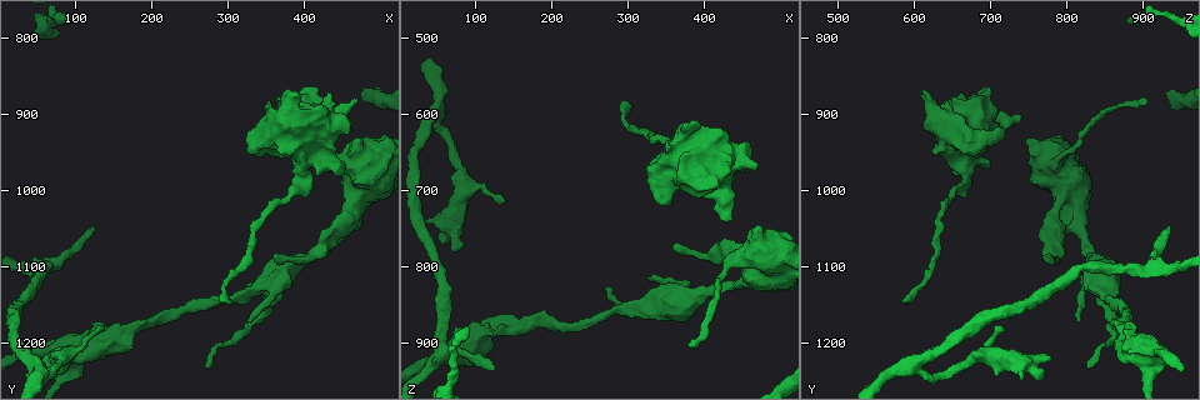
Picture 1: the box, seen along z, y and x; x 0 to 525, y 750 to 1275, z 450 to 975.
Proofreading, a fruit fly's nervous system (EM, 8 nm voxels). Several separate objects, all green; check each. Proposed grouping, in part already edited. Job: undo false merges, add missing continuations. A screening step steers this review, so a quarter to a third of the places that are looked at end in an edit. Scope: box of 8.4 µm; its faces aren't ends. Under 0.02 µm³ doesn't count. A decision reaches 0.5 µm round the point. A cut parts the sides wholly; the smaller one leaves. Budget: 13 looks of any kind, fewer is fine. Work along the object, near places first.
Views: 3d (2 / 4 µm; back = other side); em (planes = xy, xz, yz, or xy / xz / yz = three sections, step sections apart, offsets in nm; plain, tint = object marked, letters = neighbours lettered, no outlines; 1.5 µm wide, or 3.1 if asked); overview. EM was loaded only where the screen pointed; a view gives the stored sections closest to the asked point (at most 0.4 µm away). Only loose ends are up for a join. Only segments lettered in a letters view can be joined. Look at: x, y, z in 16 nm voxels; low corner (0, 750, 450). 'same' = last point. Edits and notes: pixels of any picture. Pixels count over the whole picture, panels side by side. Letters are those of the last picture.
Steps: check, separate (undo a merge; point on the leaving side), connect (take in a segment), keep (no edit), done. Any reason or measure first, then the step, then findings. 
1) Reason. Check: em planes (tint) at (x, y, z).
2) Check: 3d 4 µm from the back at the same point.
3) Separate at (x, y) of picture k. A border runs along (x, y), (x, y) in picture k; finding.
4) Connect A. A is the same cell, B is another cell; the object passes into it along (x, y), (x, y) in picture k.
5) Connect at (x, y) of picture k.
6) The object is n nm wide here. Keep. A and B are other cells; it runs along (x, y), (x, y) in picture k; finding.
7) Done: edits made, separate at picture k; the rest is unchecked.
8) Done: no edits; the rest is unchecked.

Branch stops here. Check: 3d 2 µm from the back at (435, 900, 740).

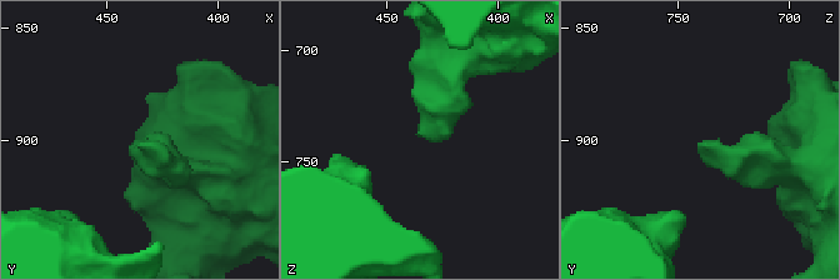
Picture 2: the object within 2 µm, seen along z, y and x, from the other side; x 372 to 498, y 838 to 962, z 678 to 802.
Need the tissue. Check: em planes (letters) at (431, 901, 739).

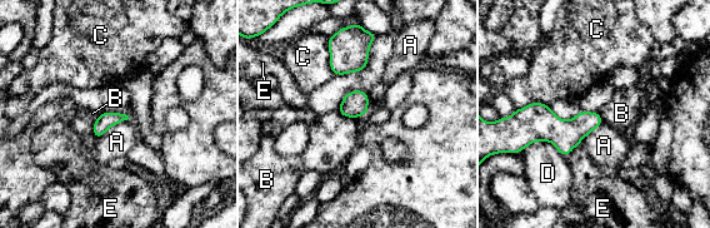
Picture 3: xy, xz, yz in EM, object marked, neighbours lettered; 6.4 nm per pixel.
Keep. A, B, C, D and E are other cells; a border runs along (338, 110), (355, 119) in picture 3; none of them fits.

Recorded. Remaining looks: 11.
Check: 3d 4 µm at (140, 1175, 715).

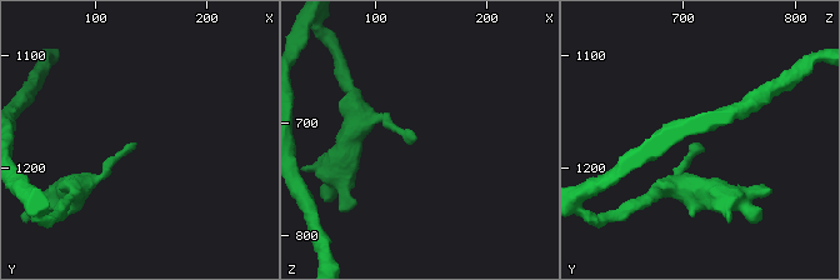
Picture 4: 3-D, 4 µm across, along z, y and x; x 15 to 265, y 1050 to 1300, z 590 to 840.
Need the tissue. Check: em planes (letters) at (136, 1178, 716).

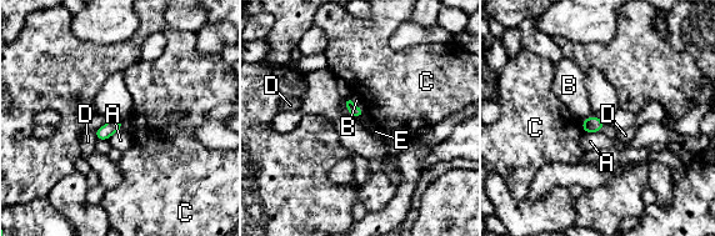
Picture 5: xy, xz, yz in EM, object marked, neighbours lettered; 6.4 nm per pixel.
Keep. A, B, C, D and E are other cells; no lettered segment goes on from it.

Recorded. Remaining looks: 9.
Long arm stops here. Check: em planes (letters) at (295, 1145, 585).

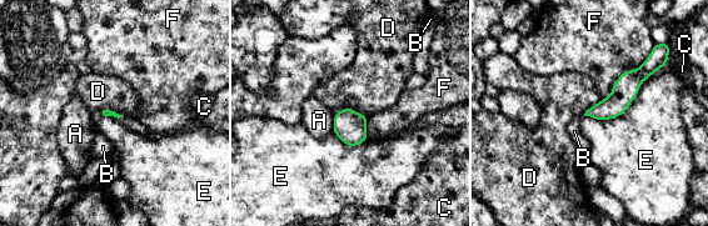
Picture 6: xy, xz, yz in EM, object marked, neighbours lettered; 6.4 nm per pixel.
Connect B. B is the same cell, A, C, D, E and F are other cells; the object passes into it along (104, 112), (100, 114), (95, 116) in picture 6; the cell continues.

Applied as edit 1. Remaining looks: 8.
Check: overview.

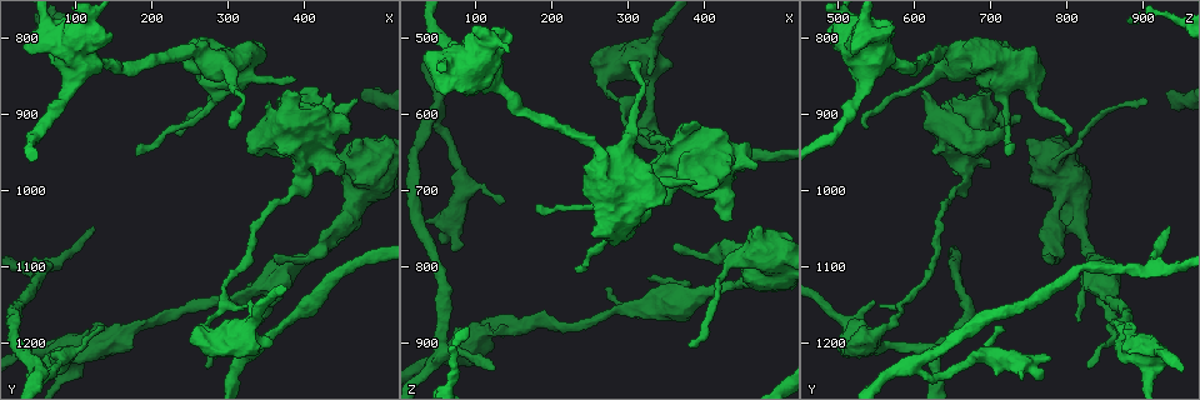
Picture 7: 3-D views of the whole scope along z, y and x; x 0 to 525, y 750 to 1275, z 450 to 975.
Branch stops here. Check: 3d 4 µm at (275, 1230, 825).

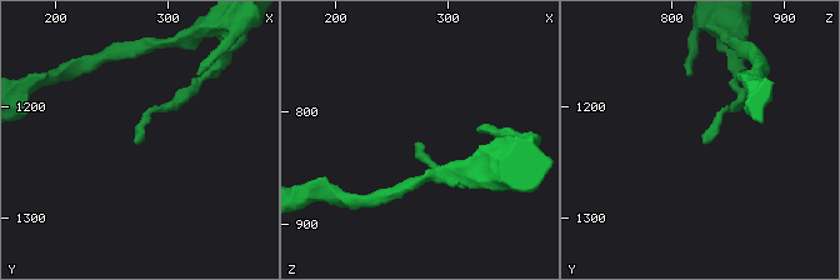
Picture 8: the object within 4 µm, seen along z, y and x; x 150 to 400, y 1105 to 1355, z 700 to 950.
Check: em xz step 8 (letters) at (270, 1232, 828).

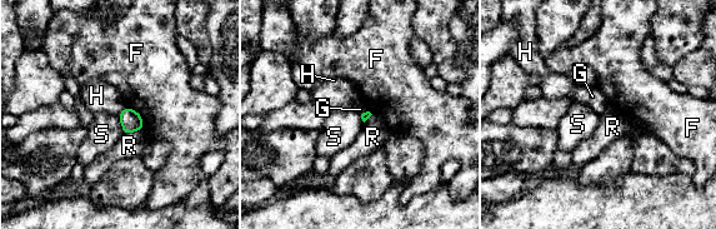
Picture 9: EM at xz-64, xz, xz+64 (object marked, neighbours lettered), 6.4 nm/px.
Check: em planes (letters) at the same point.

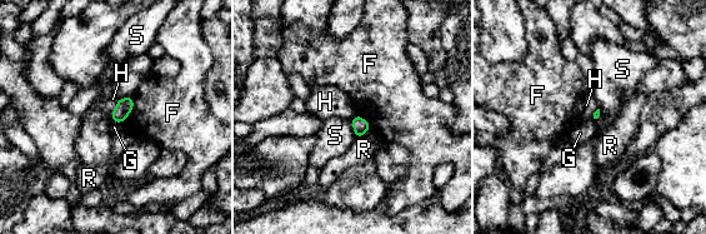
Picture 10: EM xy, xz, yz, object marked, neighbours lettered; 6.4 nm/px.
Keep. F, G, H, R and S are other cells; a border runs along (113, 120), (119, 124) in picture 10; none of them fits.

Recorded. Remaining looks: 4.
Tapers out. Check: 3d 4 µm at (120, 1055, 930).

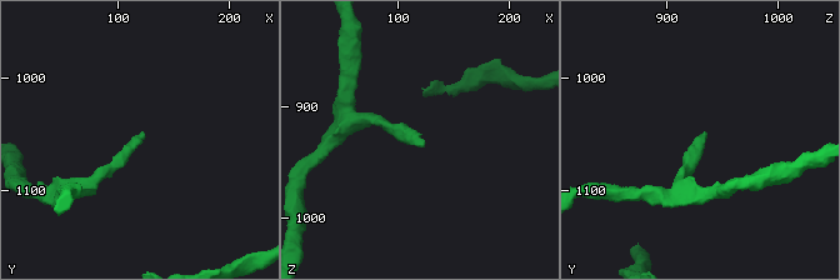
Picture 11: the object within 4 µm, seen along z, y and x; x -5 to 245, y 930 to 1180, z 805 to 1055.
Check: em xz step 4 (letters) at (124, 1050, 932).

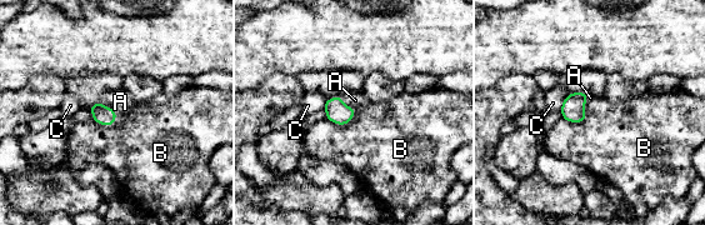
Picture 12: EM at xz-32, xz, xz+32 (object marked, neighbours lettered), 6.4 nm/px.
Another direction. Check: em planes (letters) at the same point.

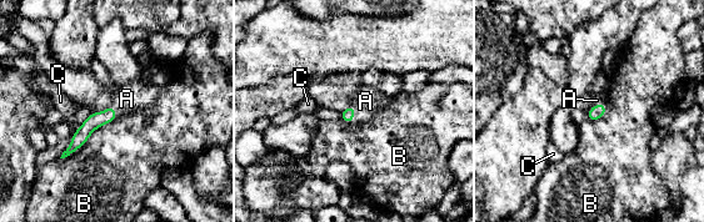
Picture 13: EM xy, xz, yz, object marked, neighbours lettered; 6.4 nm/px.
The longest contact is with B, 460 nm. Connect A. A is the same cell, B and C are other cells; it goes on there.

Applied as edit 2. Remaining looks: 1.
Done: edits made, connect at picture 6, connect at picture 13; the rest is unchecked.

